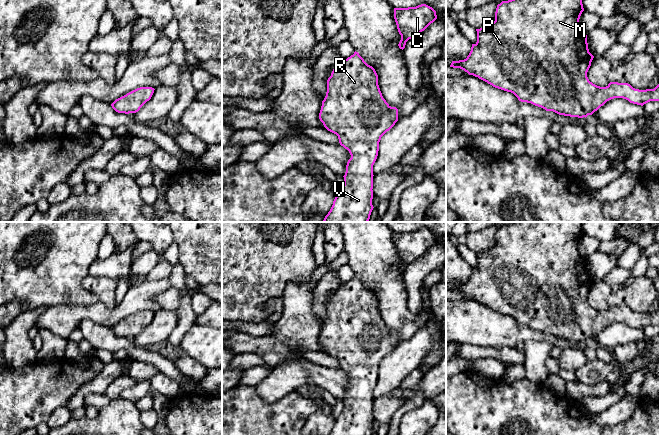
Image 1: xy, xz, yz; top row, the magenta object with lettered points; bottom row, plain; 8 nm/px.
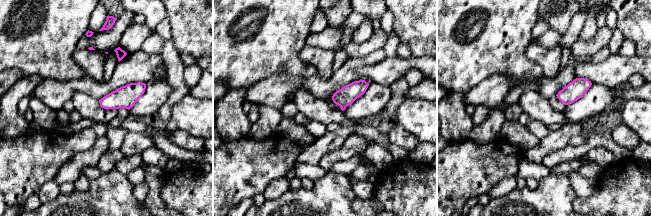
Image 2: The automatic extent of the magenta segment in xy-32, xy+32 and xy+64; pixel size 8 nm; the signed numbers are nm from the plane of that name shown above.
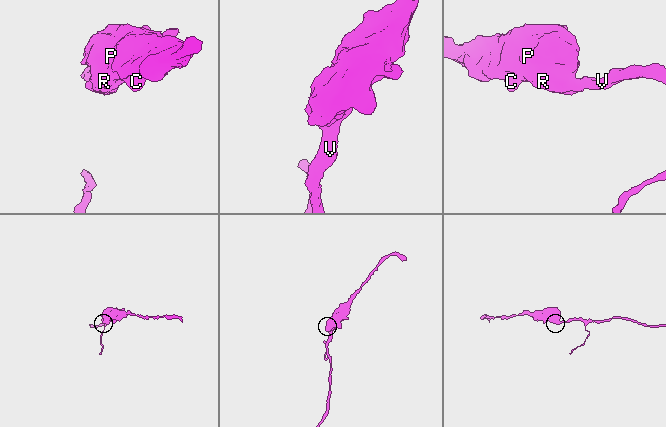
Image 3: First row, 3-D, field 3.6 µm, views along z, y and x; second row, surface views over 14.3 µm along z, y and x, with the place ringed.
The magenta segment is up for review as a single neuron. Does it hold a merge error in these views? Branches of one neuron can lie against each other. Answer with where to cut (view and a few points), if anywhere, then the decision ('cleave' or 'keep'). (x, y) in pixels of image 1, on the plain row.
no cut | keep

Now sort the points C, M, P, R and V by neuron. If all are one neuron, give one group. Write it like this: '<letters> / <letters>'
C M P R V

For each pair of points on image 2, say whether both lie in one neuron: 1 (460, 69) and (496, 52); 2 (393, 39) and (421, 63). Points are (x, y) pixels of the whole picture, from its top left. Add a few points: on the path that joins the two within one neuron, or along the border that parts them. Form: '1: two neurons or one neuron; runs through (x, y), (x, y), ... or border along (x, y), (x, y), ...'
1: one neuron; runs through (469, 60), (477, 52), (487, 52)
2: two neurons; border along (397, 54), (386, 56)

